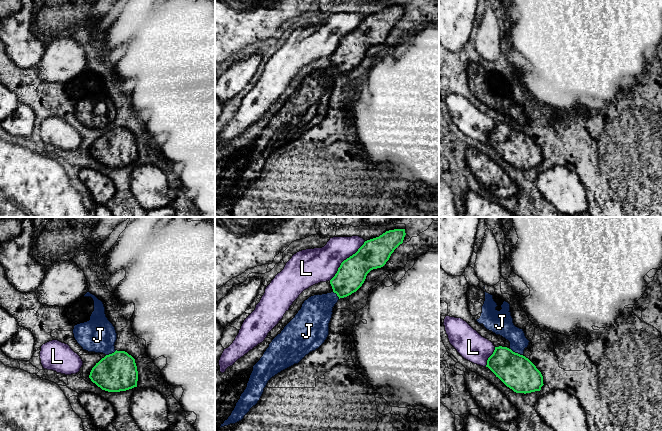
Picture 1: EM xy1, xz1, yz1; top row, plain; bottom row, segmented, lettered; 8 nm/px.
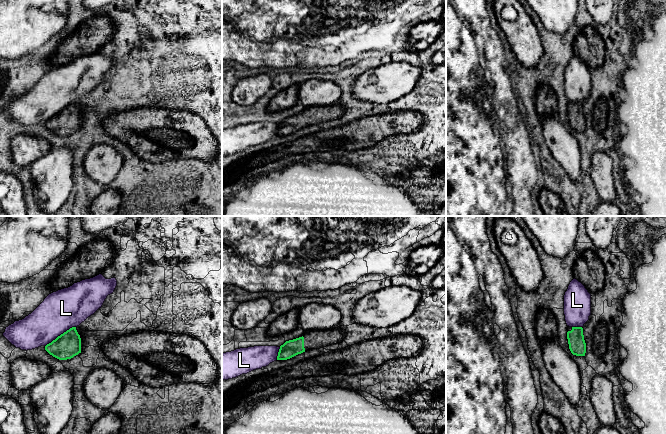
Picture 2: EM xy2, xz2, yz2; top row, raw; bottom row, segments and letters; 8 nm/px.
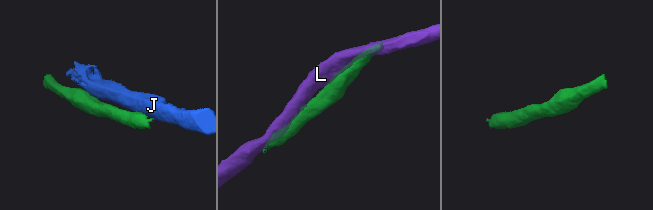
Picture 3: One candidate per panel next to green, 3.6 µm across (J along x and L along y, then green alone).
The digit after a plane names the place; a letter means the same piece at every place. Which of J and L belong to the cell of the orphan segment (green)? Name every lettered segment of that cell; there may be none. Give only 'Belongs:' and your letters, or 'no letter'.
Belongs: no letter

